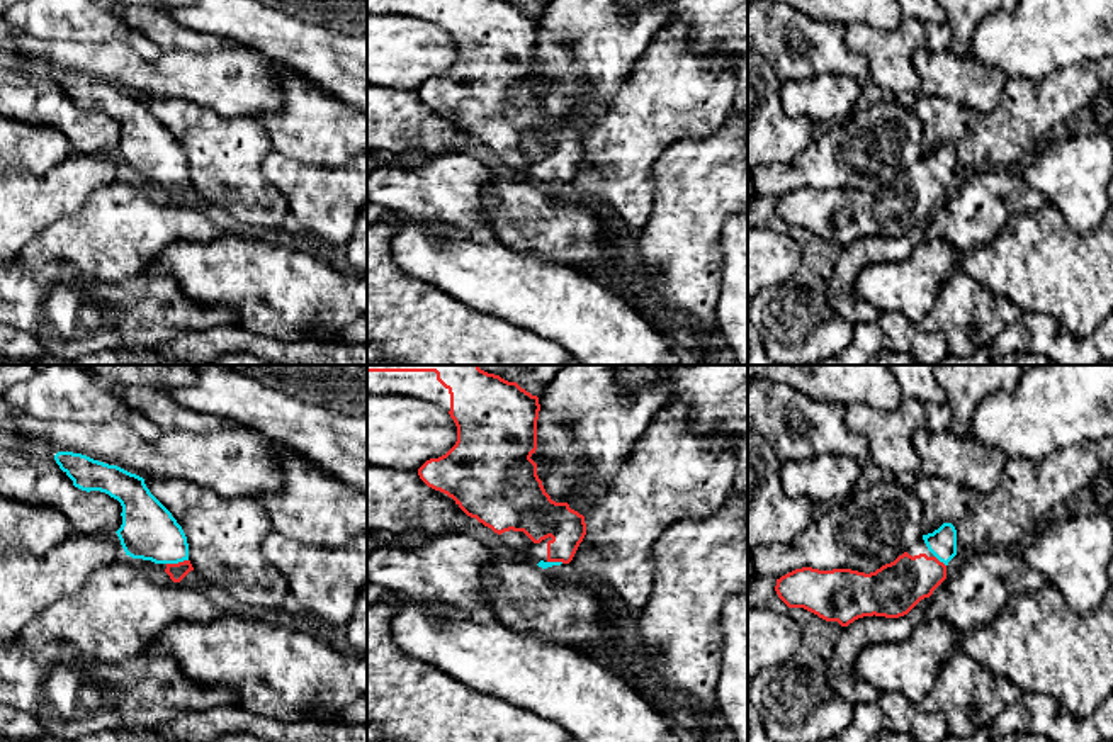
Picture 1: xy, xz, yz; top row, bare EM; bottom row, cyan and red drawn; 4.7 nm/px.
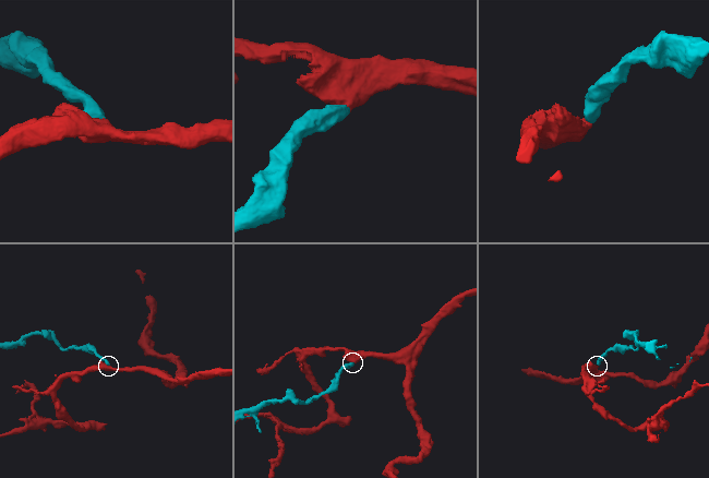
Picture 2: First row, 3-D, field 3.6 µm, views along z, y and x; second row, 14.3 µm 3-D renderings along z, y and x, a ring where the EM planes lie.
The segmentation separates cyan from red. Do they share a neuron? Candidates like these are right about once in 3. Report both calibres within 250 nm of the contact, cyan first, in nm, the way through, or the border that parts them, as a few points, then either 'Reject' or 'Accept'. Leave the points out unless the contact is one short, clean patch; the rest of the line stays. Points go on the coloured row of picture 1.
Thickness 260 nm (cyan) against 80 nm. Path across: xy (148, 530), (177, 562), (175, 571). Accept

